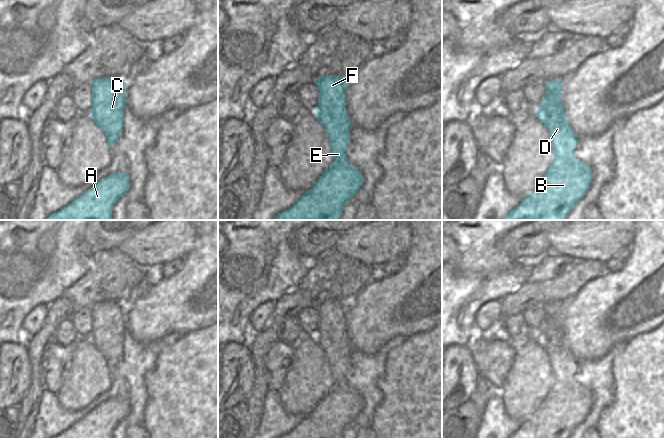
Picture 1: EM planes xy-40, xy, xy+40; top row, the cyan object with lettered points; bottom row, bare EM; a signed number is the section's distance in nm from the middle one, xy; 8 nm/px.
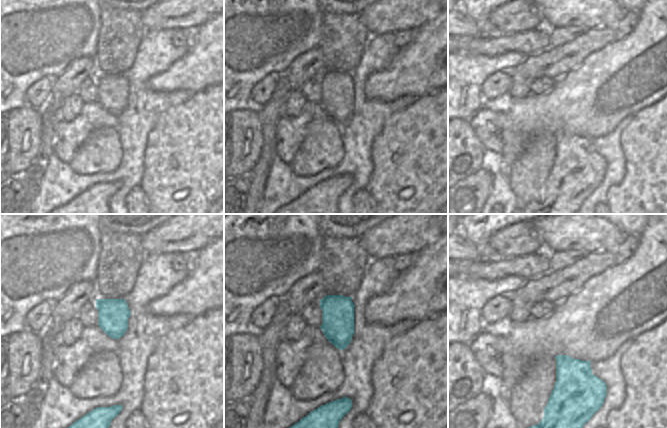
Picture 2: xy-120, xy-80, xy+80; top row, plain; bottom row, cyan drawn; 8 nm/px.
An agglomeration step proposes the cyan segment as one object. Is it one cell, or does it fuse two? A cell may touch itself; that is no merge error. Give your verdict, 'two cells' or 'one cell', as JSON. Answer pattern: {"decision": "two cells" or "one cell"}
{"decision": "one cell"}

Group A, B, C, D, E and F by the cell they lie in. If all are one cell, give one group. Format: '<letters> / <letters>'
A B C D E F

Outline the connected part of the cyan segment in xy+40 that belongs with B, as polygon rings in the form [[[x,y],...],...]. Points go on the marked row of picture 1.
[[[562,79],[545,81],[546,96],[536,116],[546,126],[554,150],[554,160],[536,188],[502,220],[566,220],[572,208],[584,197],[592,182],[592,170],[574,156],[578,137],[568,124],[562,104]]]

